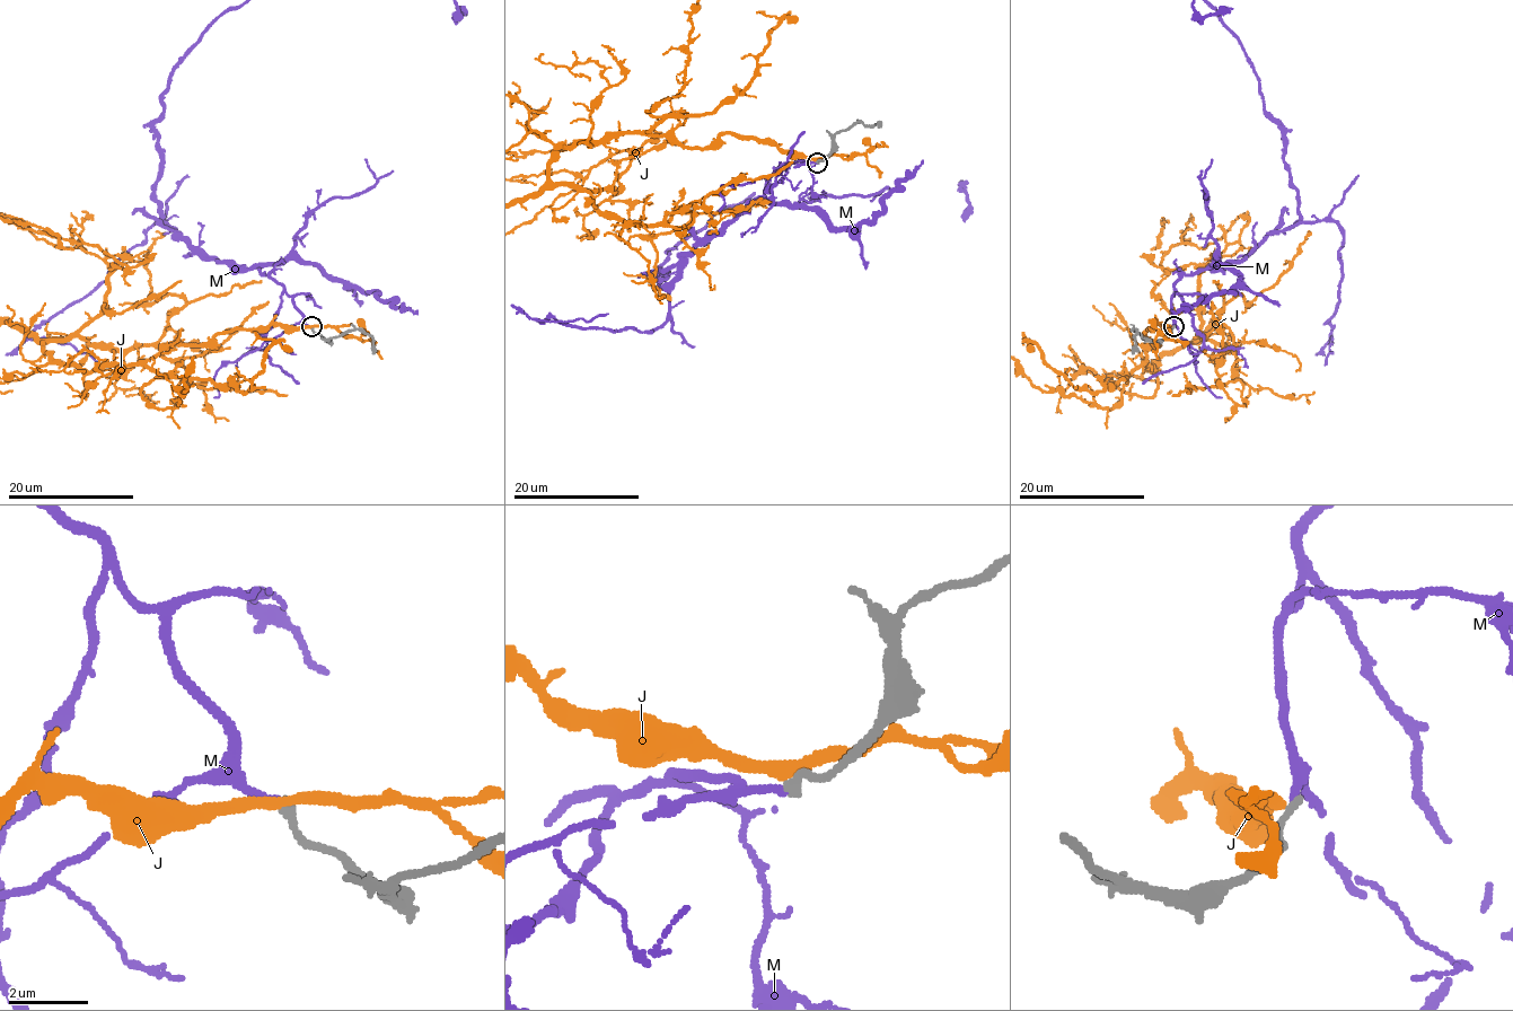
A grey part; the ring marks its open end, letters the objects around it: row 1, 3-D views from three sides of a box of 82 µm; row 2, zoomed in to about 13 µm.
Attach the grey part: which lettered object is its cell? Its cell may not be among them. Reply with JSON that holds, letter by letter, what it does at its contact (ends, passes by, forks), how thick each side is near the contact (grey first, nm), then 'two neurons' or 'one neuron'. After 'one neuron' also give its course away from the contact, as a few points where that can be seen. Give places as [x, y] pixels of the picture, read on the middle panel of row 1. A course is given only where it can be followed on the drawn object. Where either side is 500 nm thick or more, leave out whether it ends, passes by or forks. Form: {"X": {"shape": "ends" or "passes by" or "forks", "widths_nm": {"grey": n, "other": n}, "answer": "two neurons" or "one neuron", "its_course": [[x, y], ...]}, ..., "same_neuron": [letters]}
{"J": {"shape": "passes by", "widths_nm": {"grey": 200, "other": 280}, "answer": "two neurons"}, "M": {"shape": "ends", "widths_nm": {"grey": 200, "other": 190}, "answer": "one neuron"}, "same_neuron": ["M"]}

